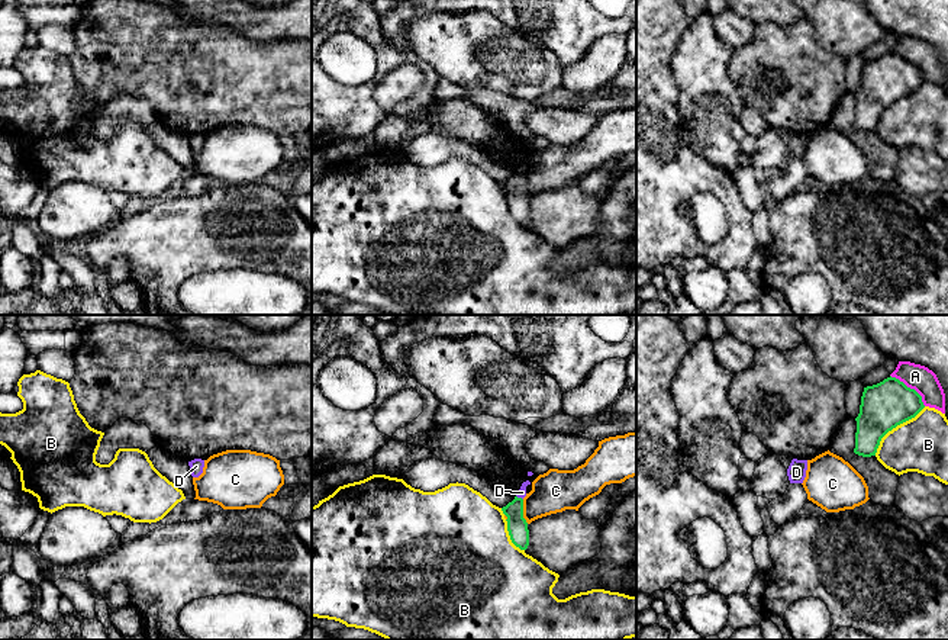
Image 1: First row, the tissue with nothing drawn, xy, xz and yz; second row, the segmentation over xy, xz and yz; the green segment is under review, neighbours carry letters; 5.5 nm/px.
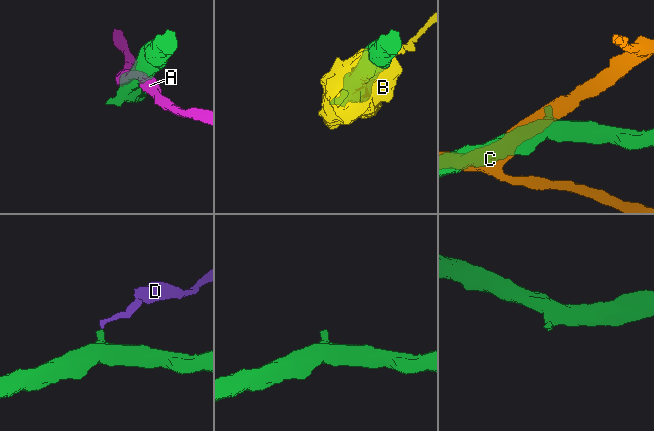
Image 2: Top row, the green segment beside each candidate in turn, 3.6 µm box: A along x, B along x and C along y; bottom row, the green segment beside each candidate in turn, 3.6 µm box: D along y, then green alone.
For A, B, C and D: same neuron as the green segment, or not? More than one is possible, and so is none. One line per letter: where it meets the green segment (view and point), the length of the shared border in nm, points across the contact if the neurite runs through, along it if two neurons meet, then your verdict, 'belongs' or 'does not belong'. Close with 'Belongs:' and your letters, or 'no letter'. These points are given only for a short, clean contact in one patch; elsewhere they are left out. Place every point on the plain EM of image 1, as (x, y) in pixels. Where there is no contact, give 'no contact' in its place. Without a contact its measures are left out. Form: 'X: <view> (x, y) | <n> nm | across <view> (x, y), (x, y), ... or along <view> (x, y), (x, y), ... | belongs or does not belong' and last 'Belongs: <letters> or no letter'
A: yz (909, 63) | 260 nm | does not belong
B: yz (895, 102) | 400 nm | does not belong
C: xz (522, 186) | 140 nm | does not belong
D: xz (519, 173) | 50 nm | along xz (516, 170), (522, 174) | does not belong
Belongs: no letter

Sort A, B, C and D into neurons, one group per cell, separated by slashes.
A / B / C / D

